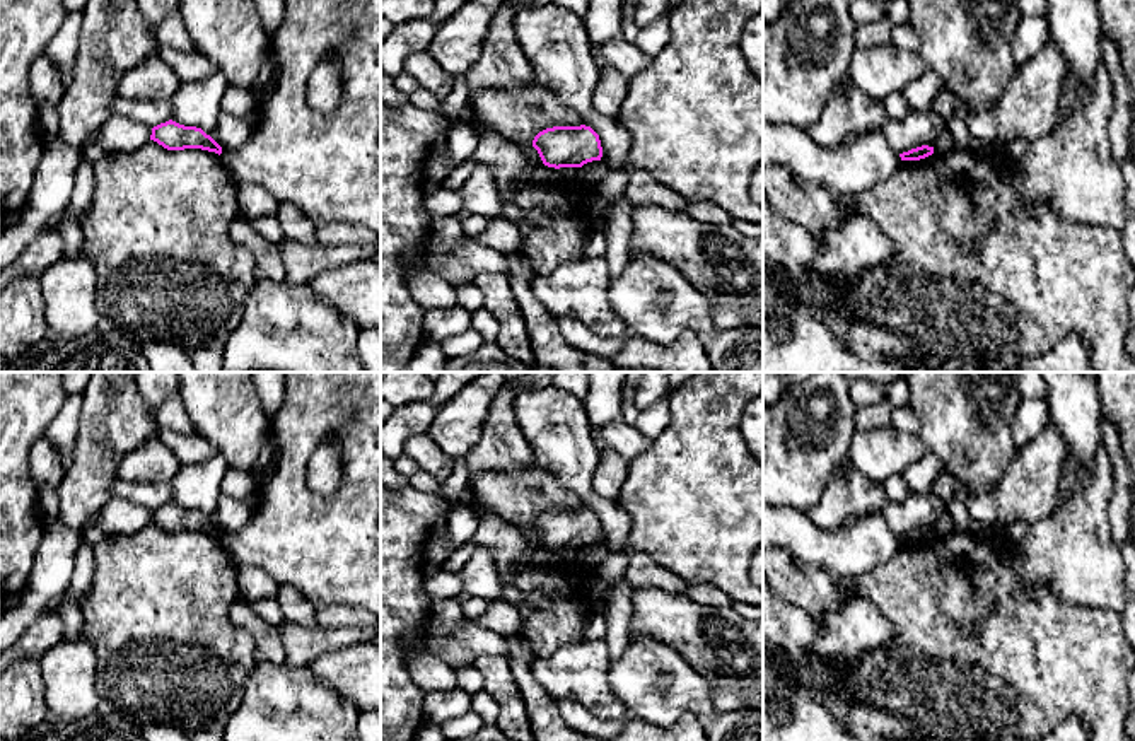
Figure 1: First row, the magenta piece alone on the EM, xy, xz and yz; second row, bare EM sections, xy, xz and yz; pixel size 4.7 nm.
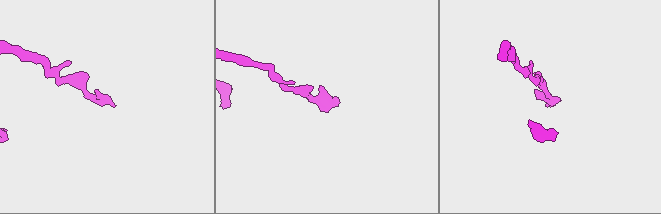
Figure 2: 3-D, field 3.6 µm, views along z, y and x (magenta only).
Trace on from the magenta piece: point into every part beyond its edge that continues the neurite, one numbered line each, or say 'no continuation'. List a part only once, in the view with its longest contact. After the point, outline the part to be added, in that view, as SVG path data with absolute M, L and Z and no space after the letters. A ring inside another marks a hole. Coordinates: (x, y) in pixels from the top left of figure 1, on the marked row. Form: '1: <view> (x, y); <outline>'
no continuation

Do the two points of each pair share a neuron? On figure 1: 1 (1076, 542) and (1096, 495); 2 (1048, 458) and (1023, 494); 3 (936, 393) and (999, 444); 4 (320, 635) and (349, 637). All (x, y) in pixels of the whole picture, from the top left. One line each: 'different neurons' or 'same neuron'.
1: same neuron
2: same neuron
3: same neuron
4: same neuron

